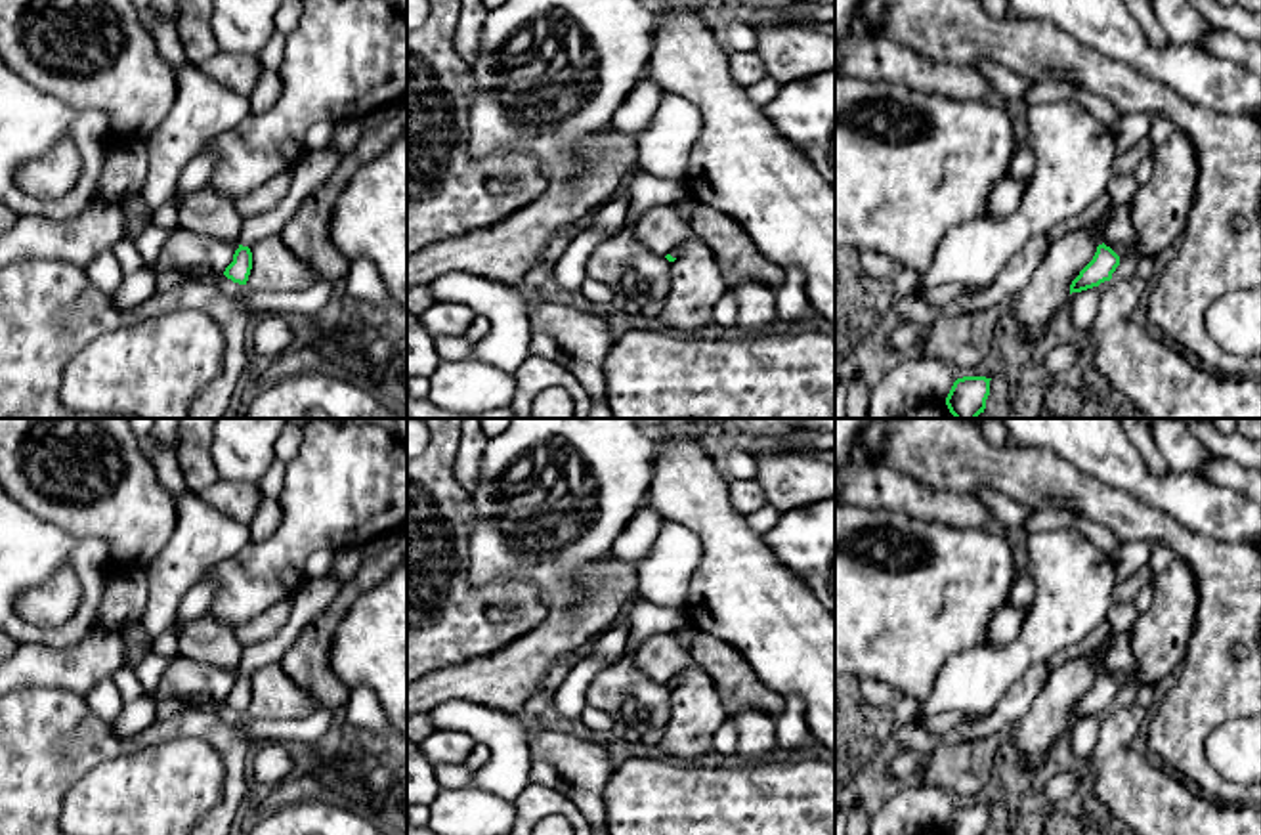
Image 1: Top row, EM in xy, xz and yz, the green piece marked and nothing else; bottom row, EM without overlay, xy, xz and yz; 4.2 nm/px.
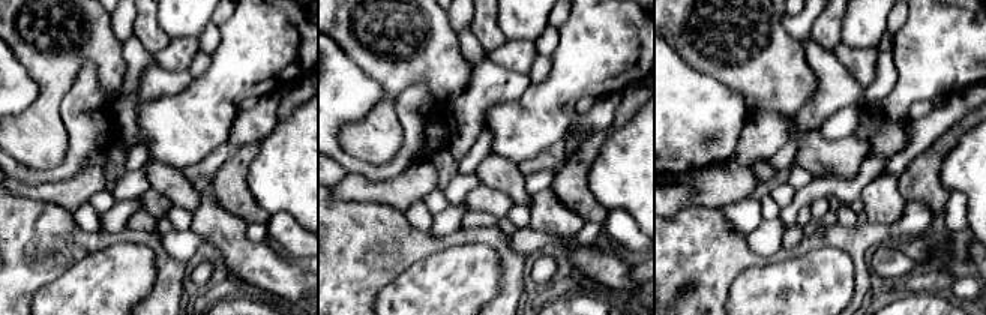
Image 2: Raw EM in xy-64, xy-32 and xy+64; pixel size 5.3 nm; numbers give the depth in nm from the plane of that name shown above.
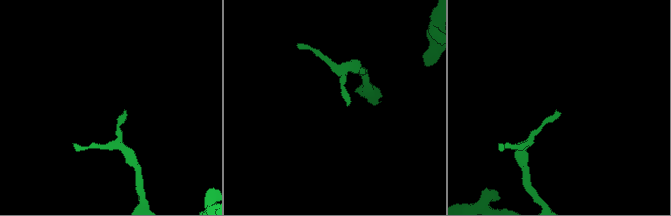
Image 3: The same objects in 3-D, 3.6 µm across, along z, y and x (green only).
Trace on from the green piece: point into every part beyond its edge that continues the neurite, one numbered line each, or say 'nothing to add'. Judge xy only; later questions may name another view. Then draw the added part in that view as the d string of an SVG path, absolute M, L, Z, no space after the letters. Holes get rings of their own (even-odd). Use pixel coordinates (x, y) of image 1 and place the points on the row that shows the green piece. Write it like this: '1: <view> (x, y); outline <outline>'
1: xy (316, 165); outline M329 147L306 149L292 168L292 183L285 199L271 210L246 218L239 243L250 248L269 235L279 235L298 206L325 183L340 162L342 157Z

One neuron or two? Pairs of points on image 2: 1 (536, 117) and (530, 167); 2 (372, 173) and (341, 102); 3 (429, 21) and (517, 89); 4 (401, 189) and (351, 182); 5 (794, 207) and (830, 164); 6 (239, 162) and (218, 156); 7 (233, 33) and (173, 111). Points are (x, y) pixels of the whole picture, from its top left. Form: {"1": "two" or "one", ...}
{"1": "two", "2": "one", "3": "two", "4": "one", "5": "two", "6": "two", "7": "one"}

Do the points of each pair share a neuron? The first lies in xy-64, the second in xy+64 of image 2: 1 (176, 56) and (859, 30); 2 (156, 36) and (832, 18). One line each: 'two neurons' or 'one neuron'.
1: two neurons
2: one neuron

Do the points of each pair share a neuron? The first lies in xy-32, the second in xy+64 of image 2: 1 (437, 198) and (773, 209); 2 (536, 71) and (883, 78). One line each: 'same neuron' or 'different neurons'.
1: same neuron
2: same neuron

